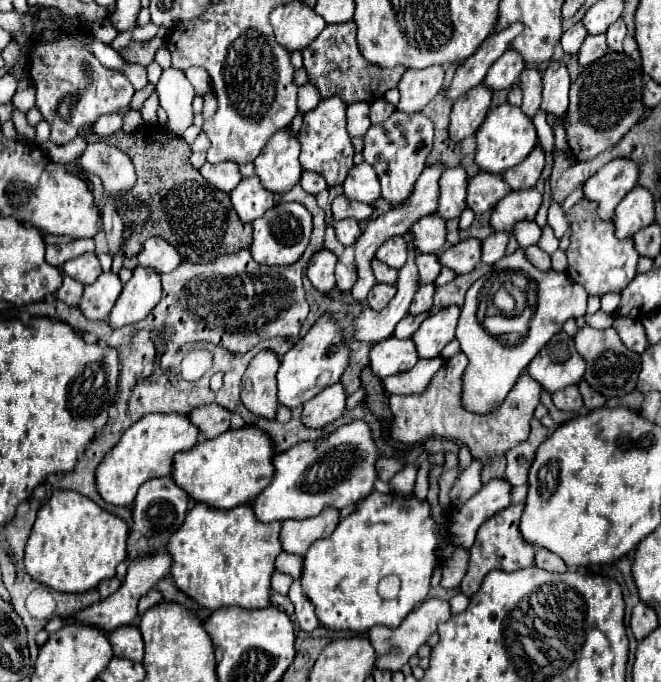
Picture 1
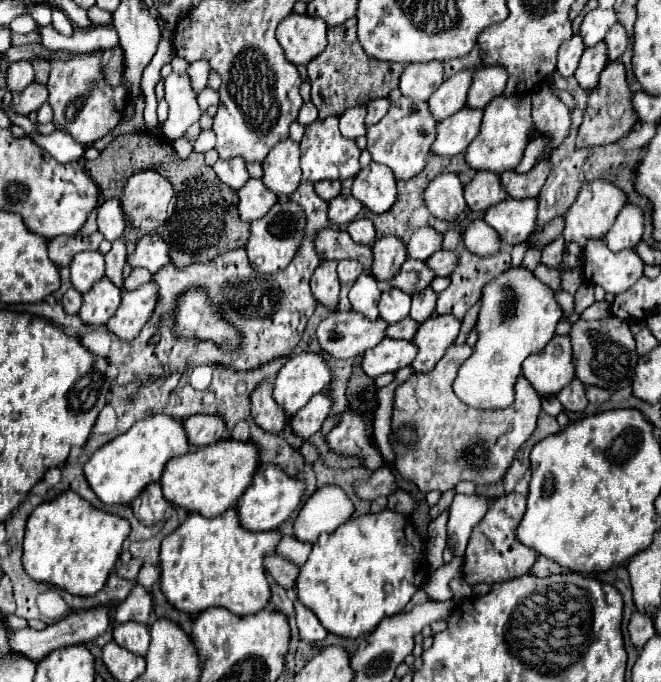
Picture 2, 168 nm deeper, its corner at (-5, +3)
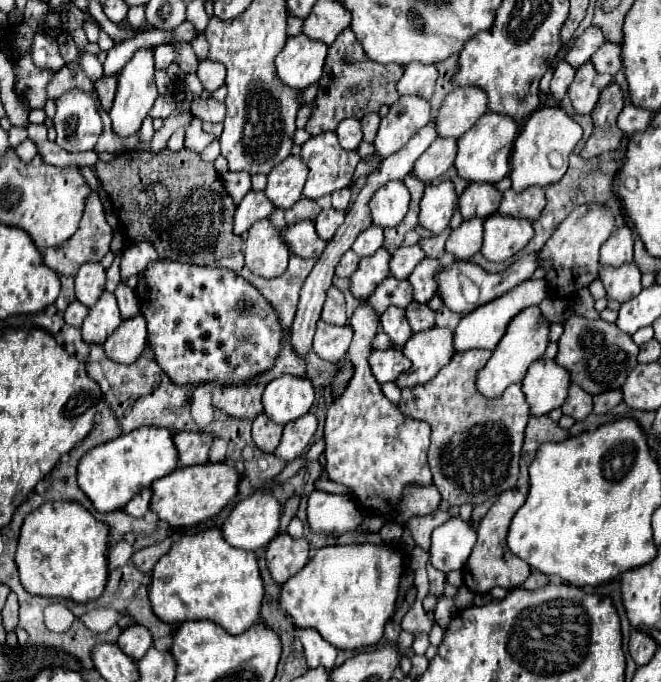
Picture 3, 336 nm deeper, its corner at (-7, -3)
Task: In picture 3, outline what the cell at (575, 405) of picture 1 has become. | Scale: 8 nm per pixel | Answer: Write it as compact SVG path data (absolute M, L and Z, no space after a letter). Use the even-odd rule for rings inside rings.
M570 384L568 398L562 404L562 412L566 416L572 416L574 420L584 420L592 412L592 396L584 392L580 386Z

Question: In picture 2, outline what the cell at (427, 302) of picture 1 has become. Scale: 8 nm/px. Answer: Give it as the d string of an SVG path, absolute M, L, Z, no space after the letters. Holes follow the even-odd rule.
M428 286L420 292L416 292L412 296L412 308L410 308L410 318L416 320L416 322L424 322L428 320L432 314L434 314L434 308L436 308L436 300L438 300L438 294Z

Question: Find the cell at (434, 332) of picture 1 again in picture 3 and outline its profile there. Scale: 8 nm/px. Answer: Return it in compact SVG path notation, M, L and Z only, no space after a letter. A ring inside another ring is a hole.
M430 328L426 332L412 334L412 338L404 346L404 356L412 360L412 368L400 374L394 382L398 388L418 386L428 382L438 374L442 366L446 366L454 356L454 334L446 328Z

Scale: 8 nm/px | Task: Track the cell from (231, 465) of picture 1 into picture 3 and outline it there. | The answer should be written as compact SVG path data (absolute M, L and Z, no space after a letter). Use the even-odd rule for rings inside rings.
M200 464L200 466L180 466L174 472L170 472L164 478L158 478L158 482L154 482L152 490L154 490L154 498L150 500L150 510L158 514L158 518L162 522L168 522L170 528L190 528L196 524L202 524L206 520L210 520L212 516L216 516L224 506L228 506L234 496L238 494L238 482L240 482L240 474L236 472L236 468L232 464Z

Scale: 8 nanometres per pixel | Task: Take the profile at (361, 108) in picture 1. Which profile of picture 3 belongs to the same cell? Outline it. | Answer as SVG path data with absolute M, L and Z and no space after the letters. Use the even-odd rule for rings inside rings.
M346 118L340 122L338 130L338 142L342 148L346 150L356 150L358 144L362 142L362 128L360 128L360 120L356 118Z

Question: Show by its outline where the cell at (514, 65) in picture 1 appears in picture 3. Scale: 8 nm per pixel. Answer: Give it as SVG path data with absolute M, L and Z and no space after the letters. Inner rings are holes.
M454 88L436 114L436 134L440 138L460 138L488 110L486 92L480 88Z

